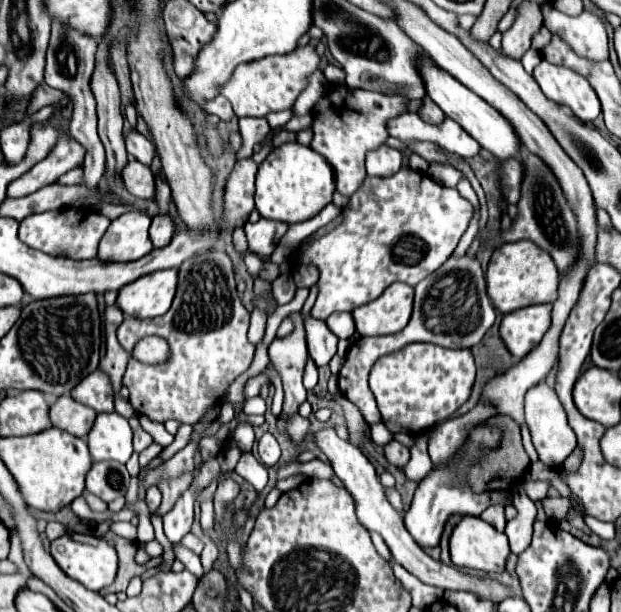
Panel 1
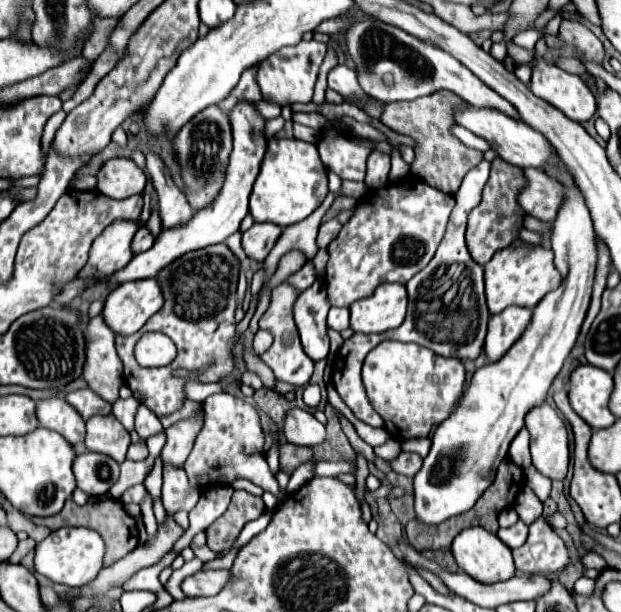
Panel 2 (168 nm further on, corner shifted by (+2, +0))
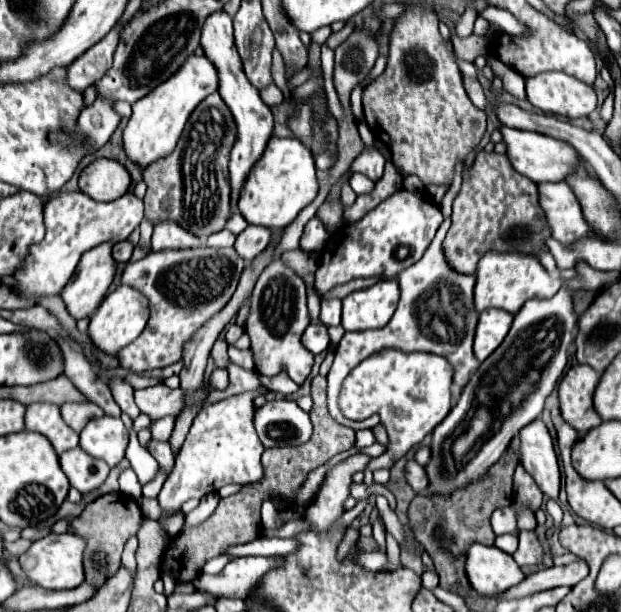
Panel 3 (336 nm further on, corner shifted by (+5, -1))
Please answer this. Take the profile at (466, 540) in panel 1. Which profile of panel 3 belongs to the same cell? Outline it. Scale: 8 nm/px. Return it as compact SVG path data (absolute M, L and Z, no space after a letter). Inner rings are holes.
M472 544L466 560L466 574L480 594L502 594L526 578L516 560L496 546Z

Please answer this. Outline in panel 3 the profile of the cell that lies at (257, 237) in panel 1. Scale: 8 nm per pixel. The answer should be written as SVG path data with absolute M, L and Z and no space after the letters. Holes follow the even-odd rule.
M248 226L244 232L236 236L234 248L246 260L252 262L270 242L270 230L264 226Z

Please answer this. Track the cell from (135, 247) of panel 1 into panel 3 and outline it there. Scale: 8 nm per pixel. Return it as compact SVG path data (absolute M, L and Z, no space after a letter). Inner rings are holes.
M102 244L88 250L70 282L62 288L60 298L66 304L68 314L74 320L90 318L106 296L112 278L116 274L116 264L112 258L112 244Z

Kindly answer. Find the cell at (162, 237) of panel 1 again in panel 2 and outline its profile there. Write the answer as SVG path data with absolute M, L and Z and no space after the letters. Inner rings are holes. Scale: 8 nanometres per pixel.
M139 227L139 231L133 237L133 251L135 253L147 251L153 247L153 243L155 243L155 235L147 227Z

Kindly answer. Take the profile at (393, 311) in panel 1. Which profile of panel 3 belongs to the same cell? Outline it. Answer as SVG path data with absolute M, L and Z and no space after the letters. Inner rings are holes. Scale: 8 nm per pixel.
M380 280L366 290L350 292L342 298L342 328L370 330L382 328L394 314L400 290L396 280Z

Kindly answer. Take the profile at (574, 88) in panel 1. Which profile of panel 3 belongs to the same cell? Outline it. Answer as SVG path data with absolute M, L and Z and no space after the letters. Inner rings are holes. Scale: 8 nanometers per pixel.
M546 72L528 78L526 94L530 104L544 114L566 116L570 120L588 116L596 108L594 88L564 72Z

